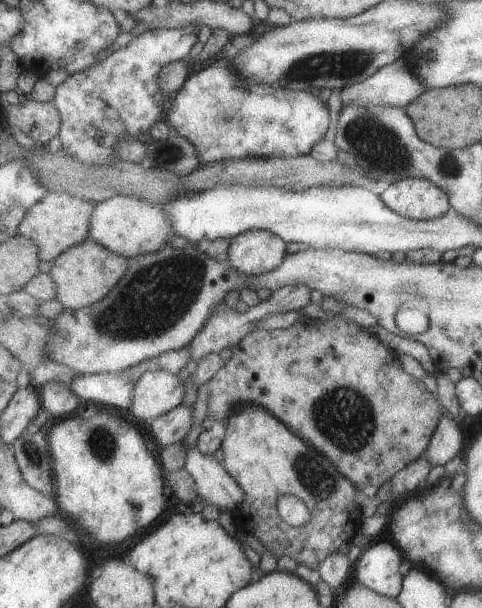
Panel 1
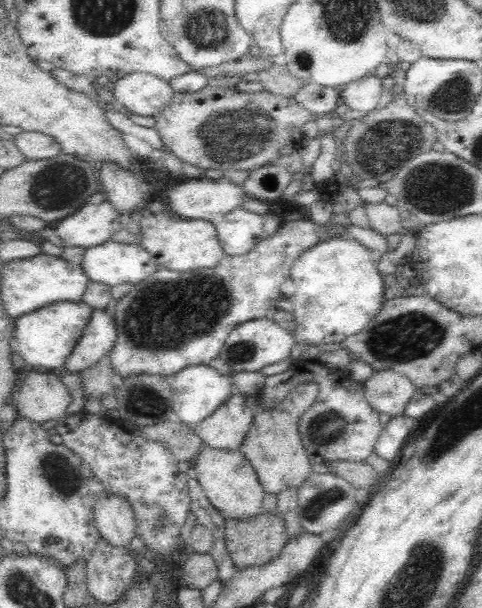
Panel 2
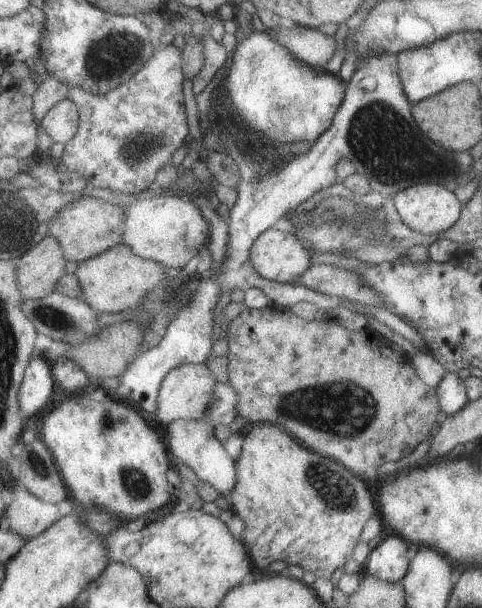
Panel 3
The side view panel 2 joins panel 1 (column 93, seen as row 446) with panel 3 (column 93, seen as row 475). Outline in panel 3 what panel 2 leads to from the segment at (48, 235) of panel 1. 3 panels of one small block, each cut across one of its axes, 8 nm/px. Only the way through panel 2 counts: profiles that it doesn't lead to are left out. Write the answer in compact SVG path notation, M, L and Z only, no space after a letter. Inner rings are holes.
M85 197L67 204L51 220L50 234L60 240L65 257L77 263L89 260L125 242L125 210L117 204L95 197Z

